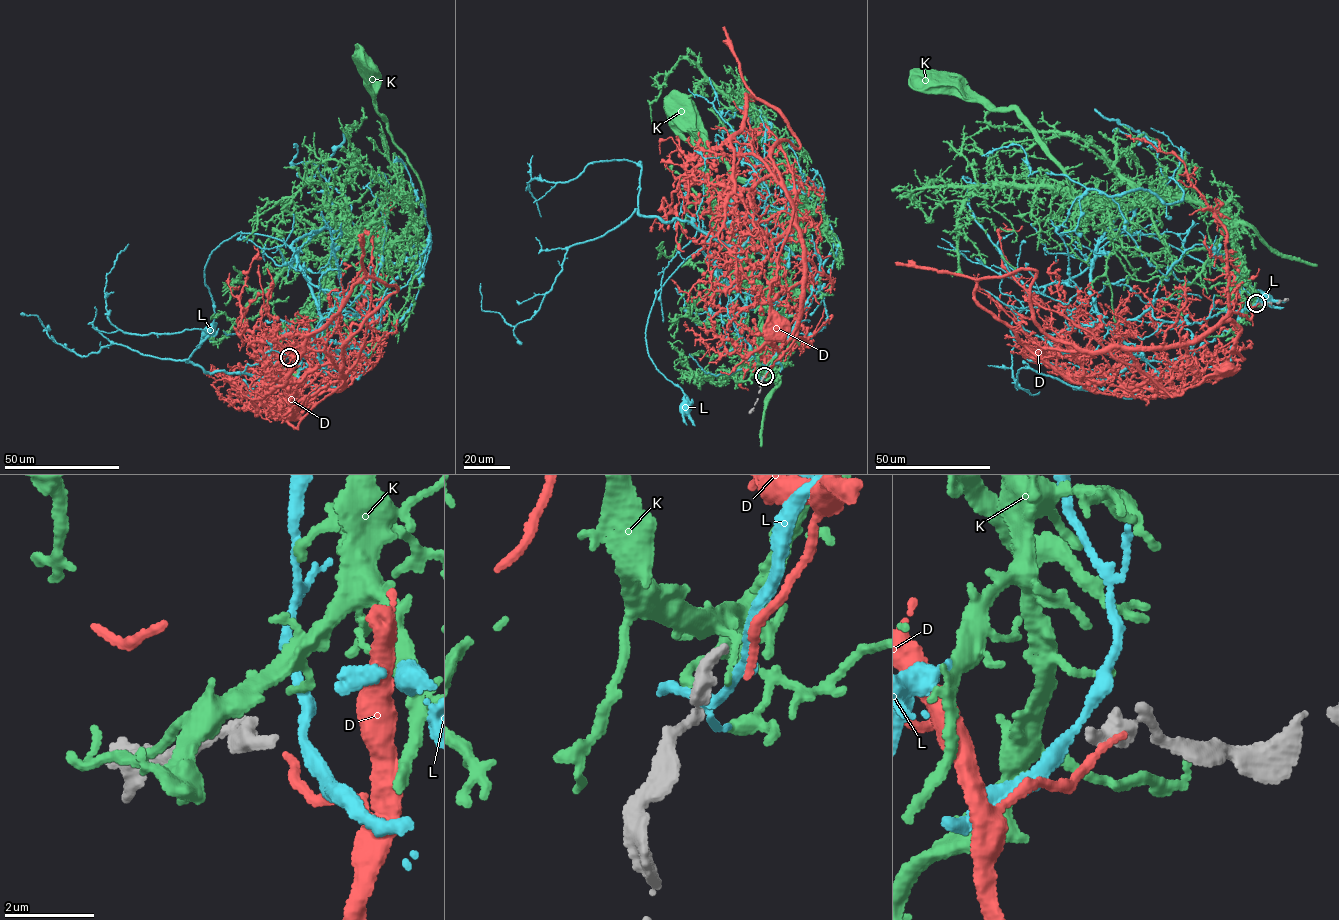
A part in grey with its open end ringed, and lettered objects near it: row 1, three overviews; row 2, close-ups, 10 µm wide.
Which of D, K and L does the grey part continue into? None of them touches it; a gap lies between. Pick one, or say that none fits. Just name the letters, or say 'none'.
none

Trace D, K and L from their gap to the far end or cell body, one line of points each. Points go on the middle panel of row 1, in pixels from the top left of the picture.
D: (765, 376), (794, 338), (804, 291), (803, 242), (793, 209), (770, 288), (778, 331)
K: (765, 376), (761, 371), (771, 362), (762, 293), (793, 242), (805, 196), (733, 175), (685, 114)
L: (765, 375), (811, 293), (820, 257), (793, 256), (746, 215), (684, 261), (652, 307), (649, 358), (686, 407)

